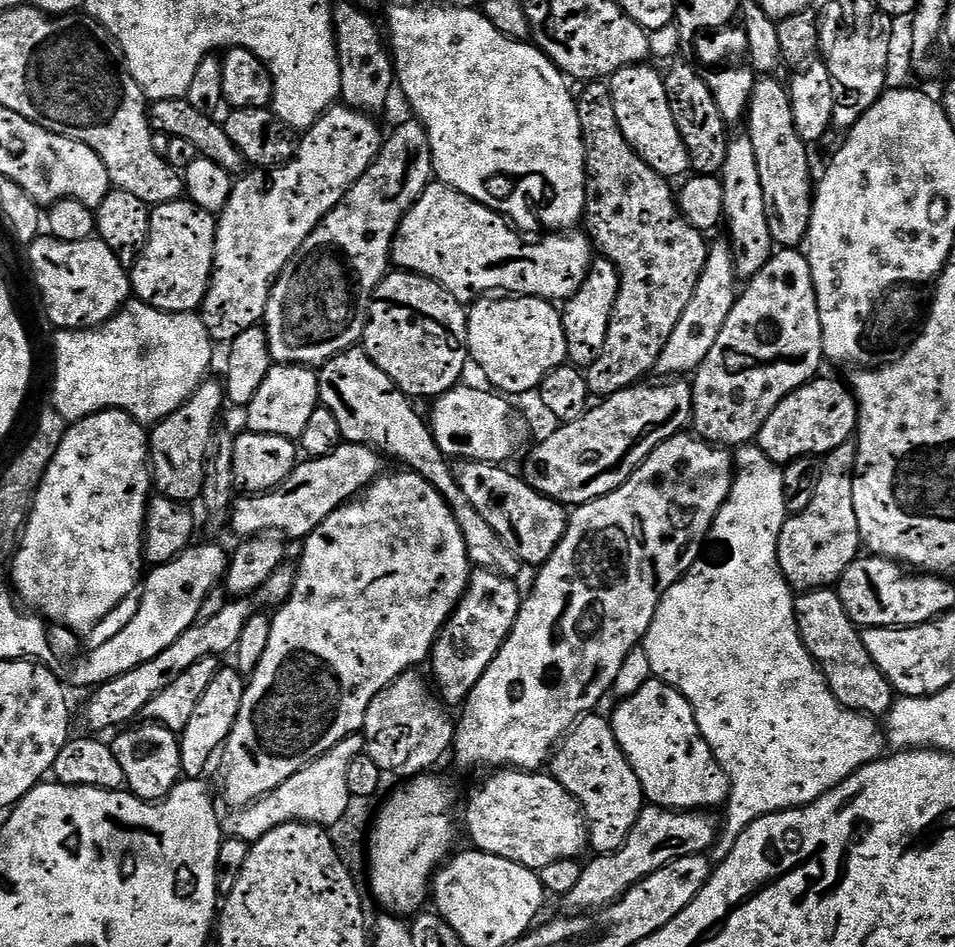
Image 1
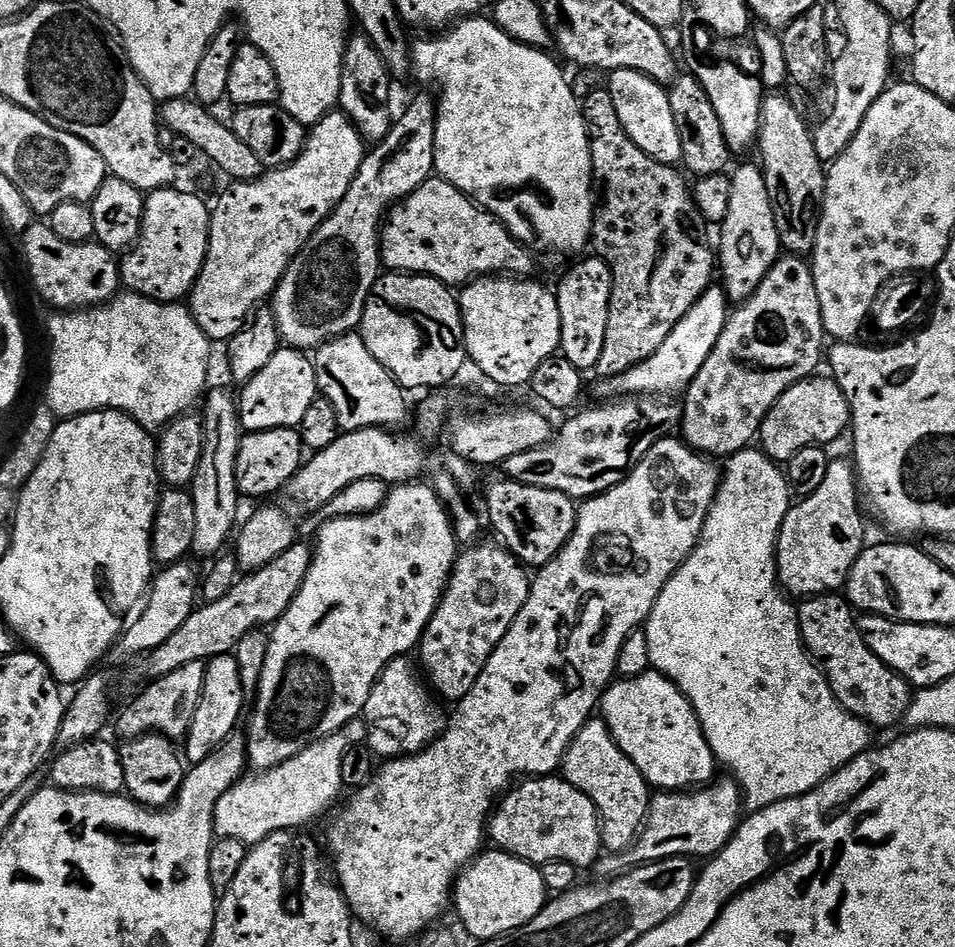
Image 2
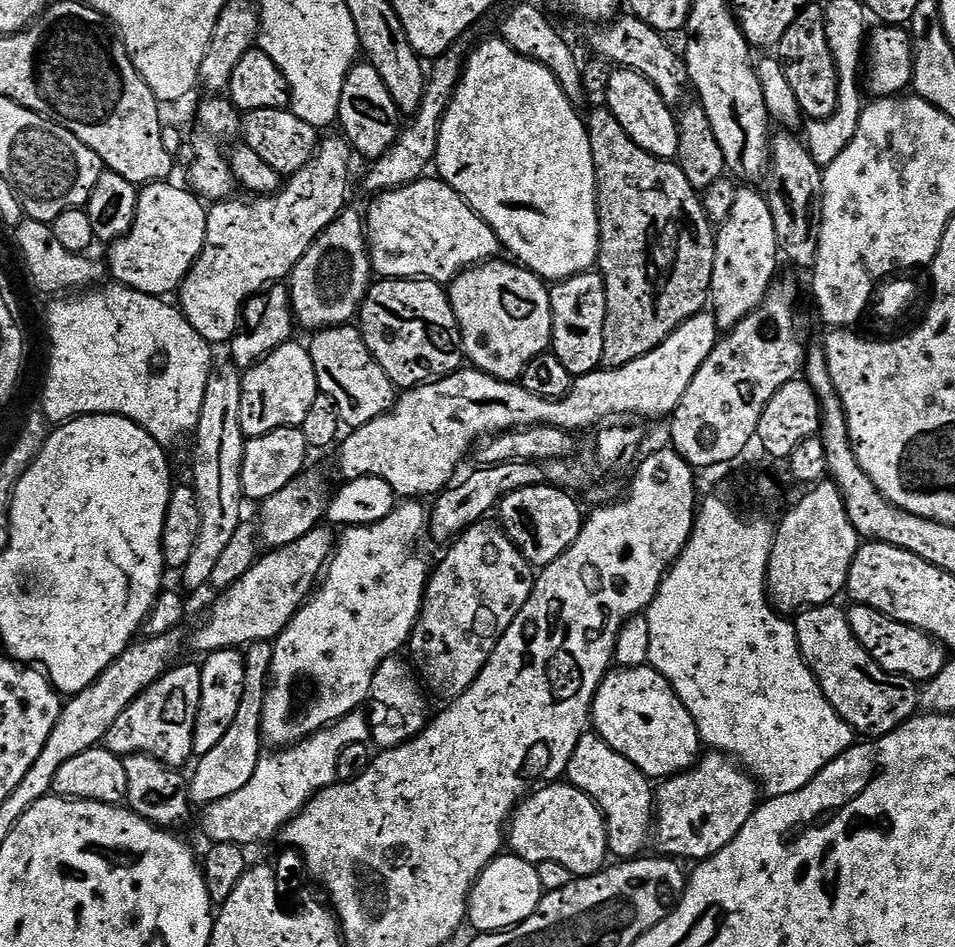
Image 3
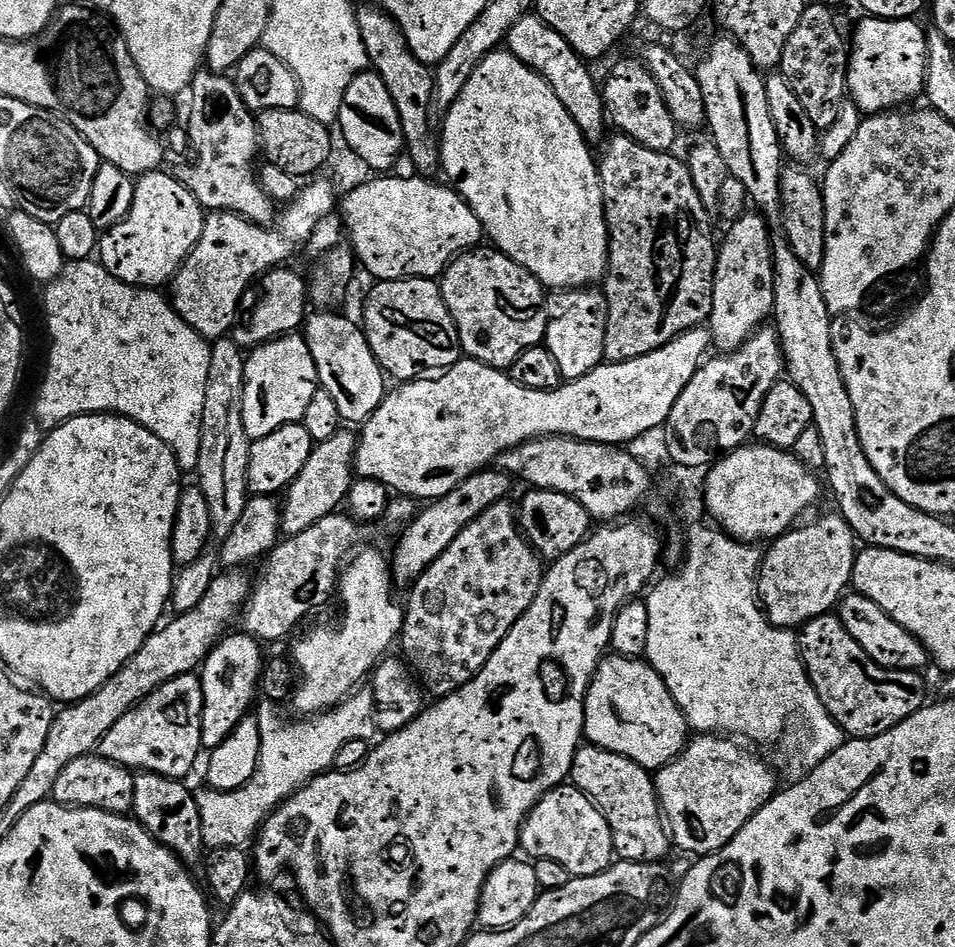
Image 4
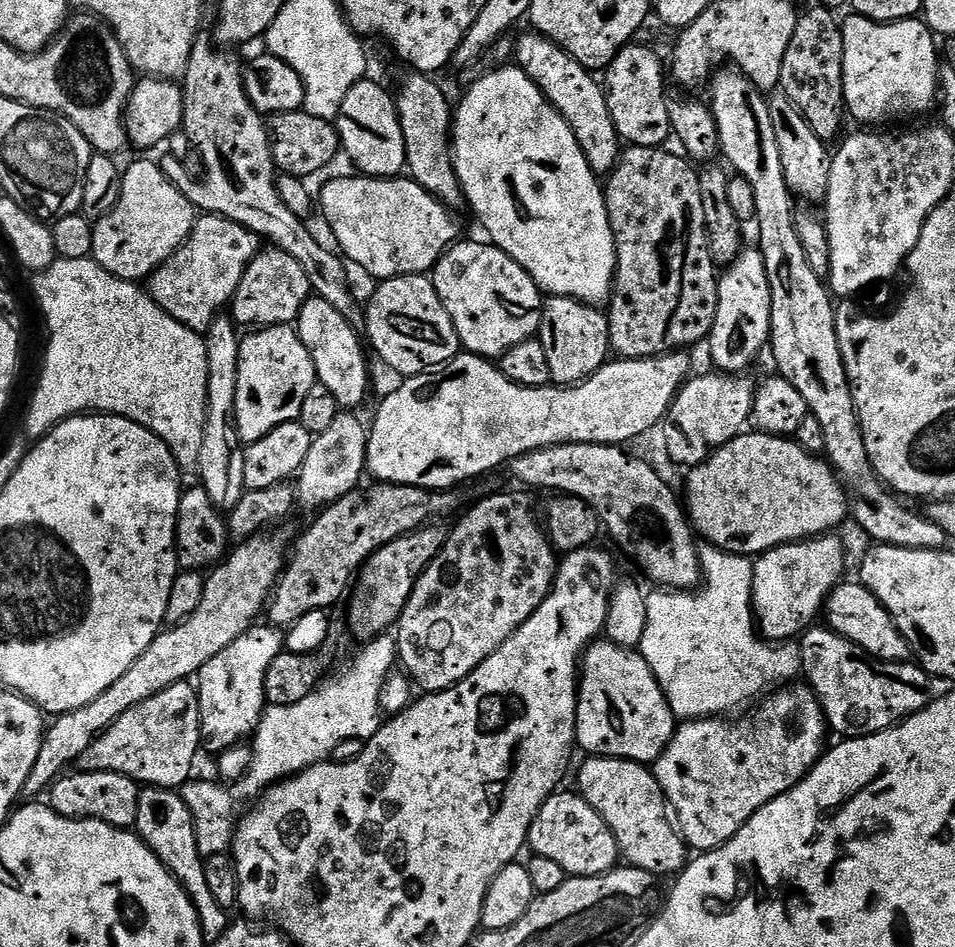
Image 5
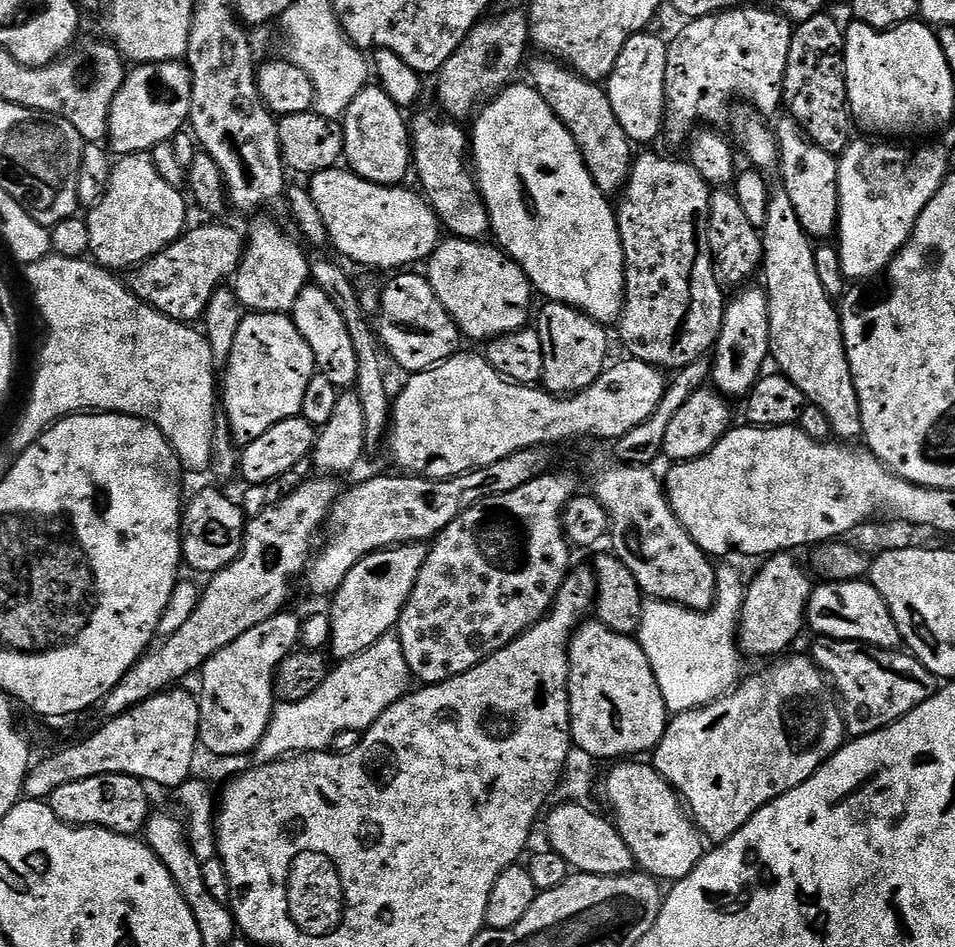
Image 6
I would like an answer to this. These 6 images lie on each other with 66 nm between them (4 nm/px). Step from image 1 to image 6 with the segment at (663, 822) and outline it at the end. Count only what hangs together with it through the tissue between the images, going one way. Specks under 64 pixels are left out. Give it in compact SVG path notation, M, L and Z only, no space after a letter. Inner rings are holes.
M788 654L783 658L777 659L773 663L777 663L773 668L768 668L765 672L760 672L757 676L750 677L749 680L748 677L741 679L740 683L728 695L714 701L713 704L708 704L704 708L695 708L692 712L675 713L669 719L666 730L658 742L658 746L651 753L650 763L652 767L676 791L676 795L686 805L687 811L690 813L696 827L700 829L701 833L709 841L723 842L729 840L755 812L762 810L762 806L766 806L774 798L778 798L782 794L802 786L802 782L806 782L806 778L810 778L817 772L838 751L841 744L845 743L844 719L840 717L840 706L833 689L830 687L829 681L812 660L811 655L792 655Z

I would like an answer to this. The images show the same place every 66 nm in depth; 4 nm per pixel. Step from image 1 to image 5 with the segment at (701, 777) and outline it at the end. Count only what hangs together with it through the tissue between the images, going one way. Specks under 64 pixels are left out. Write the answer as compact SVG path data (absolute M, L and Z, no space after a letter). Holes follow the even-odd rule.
M607 638L589 644L580 665L580 686L576 694L576 744L593 756L616 756L619 760L637 760L651 765L663 754L678 727L668 699L654 678L646 658L639 651L611 644Z

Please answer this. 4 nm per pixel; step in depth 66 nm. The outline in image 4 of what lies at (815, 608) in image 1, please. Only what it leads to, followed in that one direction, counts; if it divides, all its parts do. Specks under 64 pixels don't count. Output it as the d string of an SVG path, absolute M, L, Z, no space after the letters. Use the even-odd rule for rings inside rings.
M839 615L814 618L804 625L798 639L800 657L804 660L810 682L818 698L822 698L822 706L826 706L830 718L838 722L845 737L869 740L878 734L886 734L898 726L898 722L906 722L910 714L925 707L929 699L920 672L899 672L878 666L878 662L874 662L870 654L850 638Z

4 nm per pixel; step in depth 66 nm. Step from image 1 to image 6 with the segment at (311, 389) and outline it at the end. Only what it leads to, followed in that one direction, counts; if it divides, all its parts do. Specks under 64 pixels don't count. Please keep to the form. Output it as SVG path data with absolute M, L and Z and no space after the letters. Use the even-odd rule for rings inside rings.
M248 312L240 321L238 334L234 334L234 350L230 350L228 363L222 368L222 412L228 417L228 430L237 445L243 446L254 442L254 438L262 438L262 434L266 434L266 430L270 430L270 426L283 420L289 420L292 416L299 416L302 410L302 398L306 394L306 386L310 386L310 378L314 375L317 375L314 354L310 350L310 346L306 346L306 338L302 338L302 334L298 334L298 326L292 321L291 315L282 312L278 314Z

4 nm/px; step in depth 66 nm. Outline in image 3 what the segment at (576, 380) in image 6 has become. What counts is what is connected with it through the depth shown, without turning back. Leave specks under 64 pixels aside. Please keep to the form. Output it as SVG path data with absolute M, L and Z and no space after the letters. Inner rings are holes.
M593 270L583 272L582 274L574 274L570 278L553 283L550 288L550 306L552 307L552 346L551 355L558 358L558 362L562 362L562 366L566 366L566 370L570 370L570 374L575 378L577 376L585 376L591 372L597 371L602 364L602 346L604 345L604 331L606 330L606 286L604 278L599 271Z

